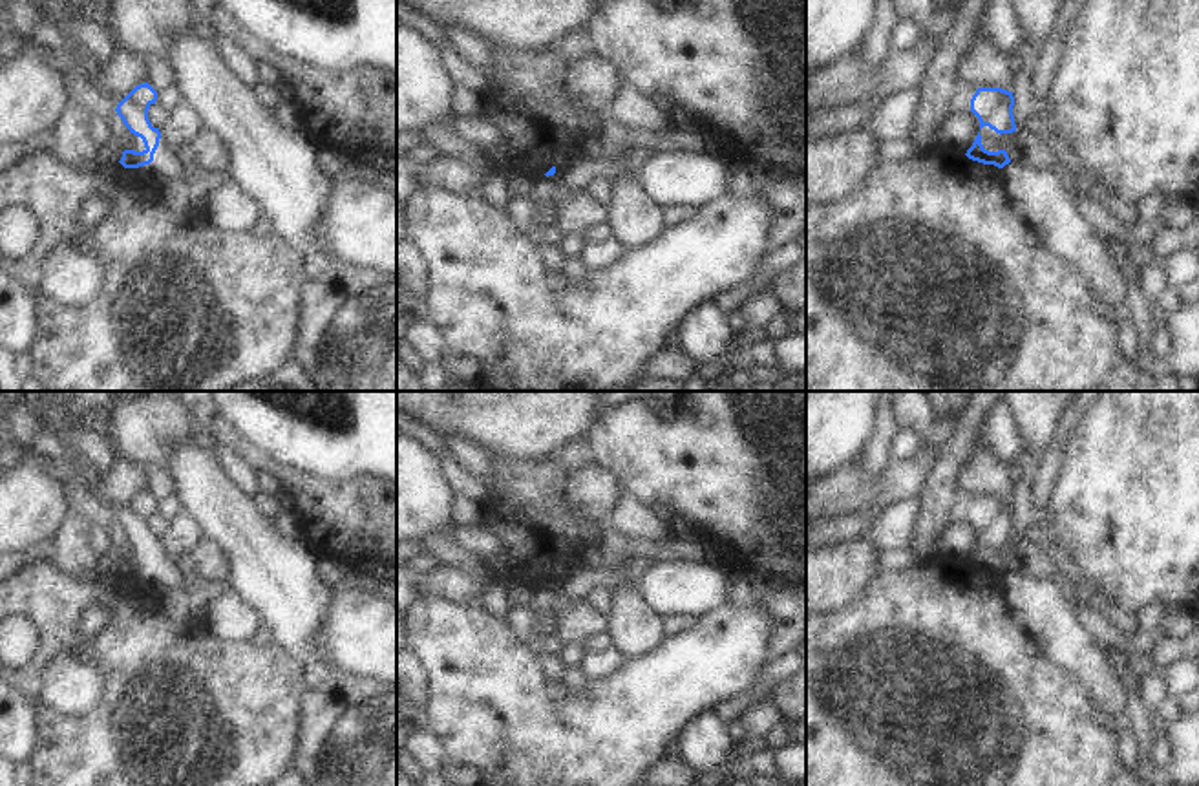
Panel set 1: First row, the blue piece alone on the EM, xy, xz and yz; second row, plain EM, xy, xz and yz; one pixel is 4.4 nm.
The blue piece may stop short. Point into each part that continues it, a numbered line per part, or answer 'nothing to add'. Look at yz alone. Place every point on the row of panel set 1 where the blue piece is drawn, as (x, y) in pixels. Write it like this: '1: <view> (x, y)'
1: yz (991, 141)

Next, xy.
1: xy (136, 143)

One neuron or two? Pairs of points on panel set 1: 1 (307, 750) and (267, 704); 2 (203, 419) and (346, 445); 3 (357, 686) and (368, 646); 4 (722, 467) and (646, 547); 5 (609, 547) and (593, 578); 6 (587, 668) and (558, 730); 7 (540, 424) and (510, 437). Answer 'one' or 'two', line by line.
1: two
2: two
3: two
4: two
5: two
6: two
7: one

